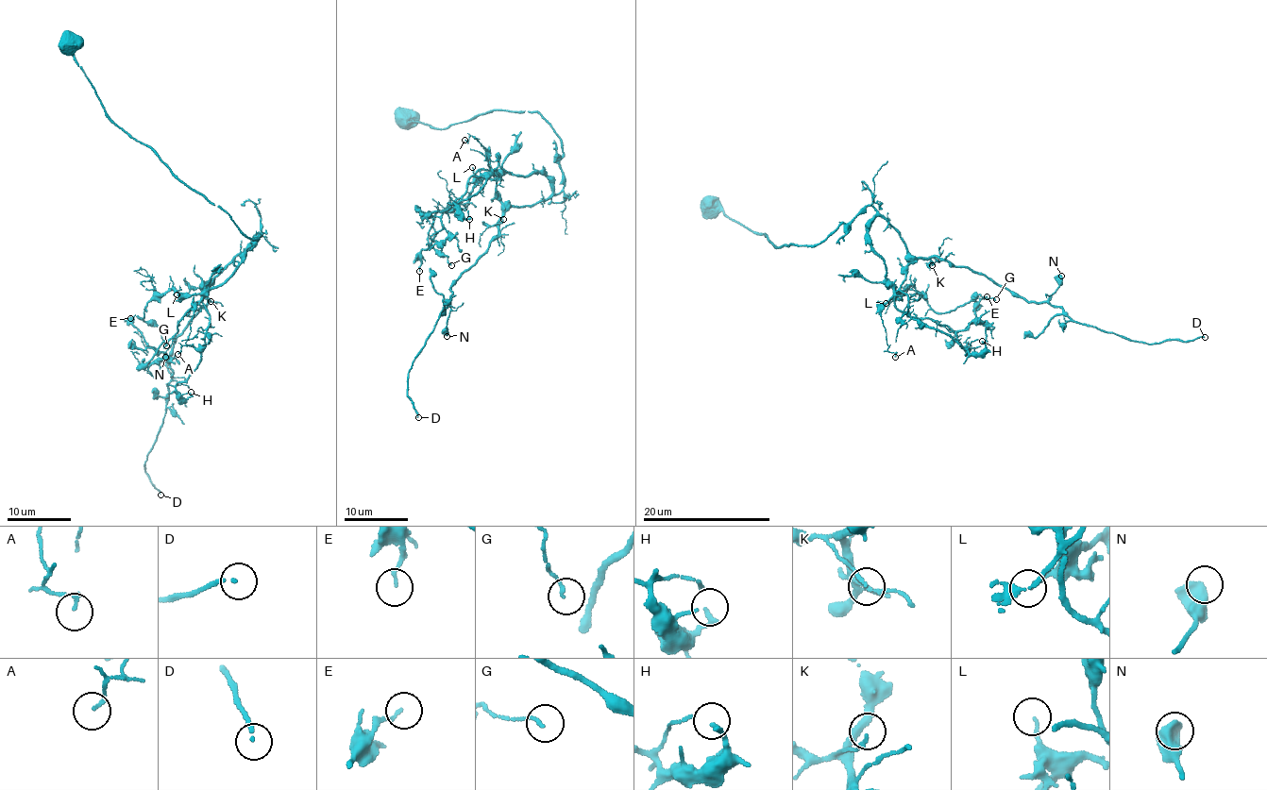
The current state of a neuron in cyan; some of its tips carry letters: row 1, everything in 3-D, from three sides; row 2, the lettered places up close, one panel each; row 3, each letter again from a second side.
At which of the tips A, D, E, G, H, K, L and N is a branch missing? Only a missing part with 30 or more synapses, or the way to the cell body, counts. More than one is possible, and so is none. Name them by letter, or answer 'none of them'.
D

